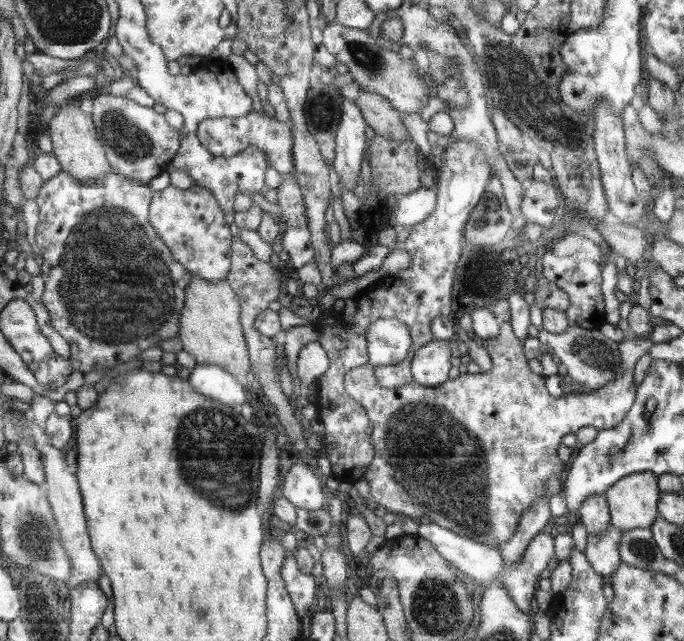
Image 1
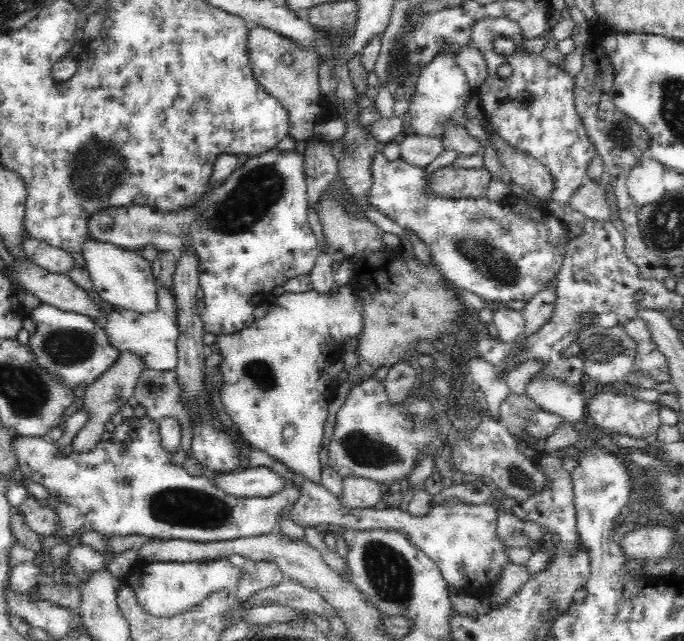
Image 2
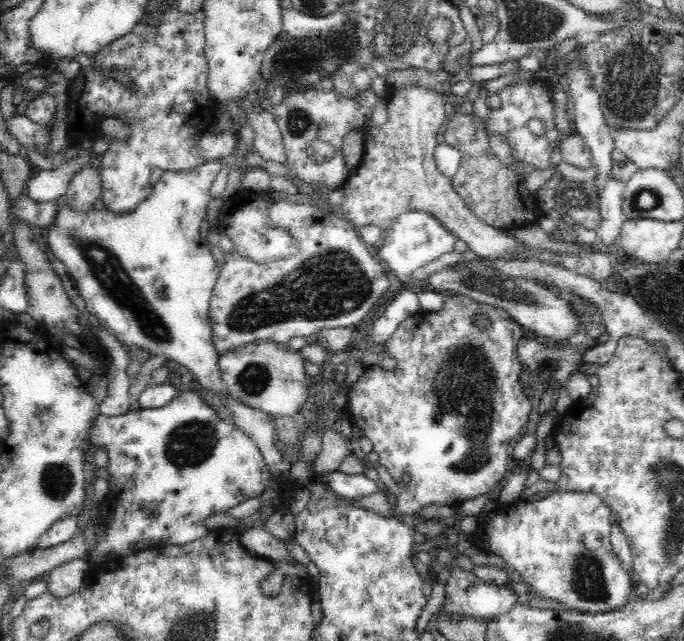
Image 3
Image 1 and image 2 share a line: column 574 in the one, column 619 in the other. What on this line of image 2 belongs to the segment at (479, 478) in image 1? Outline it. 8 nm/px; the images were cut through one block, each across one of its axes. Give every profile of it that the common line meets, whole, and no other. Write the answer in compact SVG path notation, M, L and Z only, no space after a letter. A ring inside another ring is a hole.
M598 388L597 391L588 395L587 407L588 414L594 419L596 425L602 426L602 428L614 428L614 433L632 436L638 440L646 440L652 446L658 444L656 430L661 425L660 405L658 403L646 402L637 399L634 395L605 392L605 390Z

